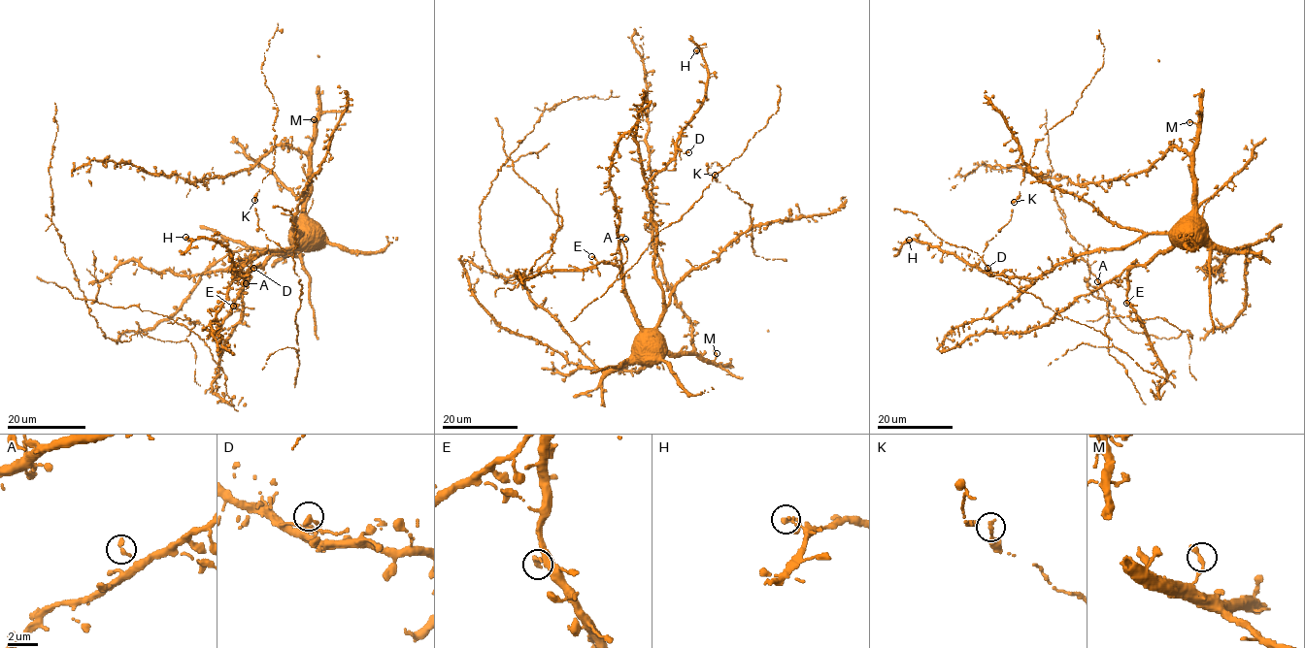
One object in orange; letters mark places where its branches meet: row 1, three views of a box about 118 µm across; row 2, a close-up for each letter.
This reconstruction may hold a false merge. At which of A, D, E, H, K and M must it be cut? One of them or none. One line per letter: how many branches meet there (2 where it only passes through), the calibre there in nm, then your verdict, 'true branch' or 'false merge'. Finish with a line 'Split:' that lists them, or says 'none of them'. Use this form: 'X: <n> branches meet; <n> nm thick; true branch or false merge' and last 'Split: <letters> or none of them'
A: 1 branches meet; 380 nm thick; true branch
D: 1 branches meet; 380 nm thick; true branch
E: 1 branches meet; 320 nm thick; true branch
H: 1 branches meet; 300 nm thick; true branch
K: 1 branches meet; 320 nm thick; false merge
M: 1 branches meet; 380 nm thick; true branch
Split: K

